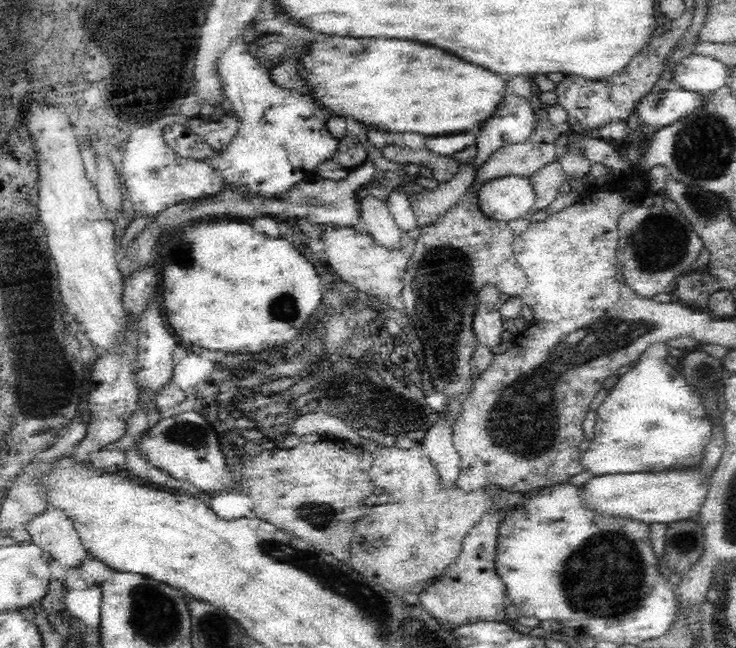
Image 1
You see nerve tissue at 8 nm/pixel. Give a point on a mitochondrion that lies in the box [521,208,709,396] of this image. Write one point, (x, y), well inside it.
(651, 245)

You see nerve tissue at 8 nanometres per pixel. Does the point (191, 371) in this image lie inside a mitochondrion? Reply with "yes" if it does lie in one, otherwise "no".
no

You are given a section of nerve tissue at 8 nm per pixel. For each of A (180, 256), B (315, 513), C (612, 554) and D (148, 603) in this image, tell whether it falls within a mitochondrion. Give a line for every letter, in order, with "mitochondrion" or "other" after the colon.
A: mitochondrion
B: mitochondrion
C: mitochondrion
D: mitochondrion

